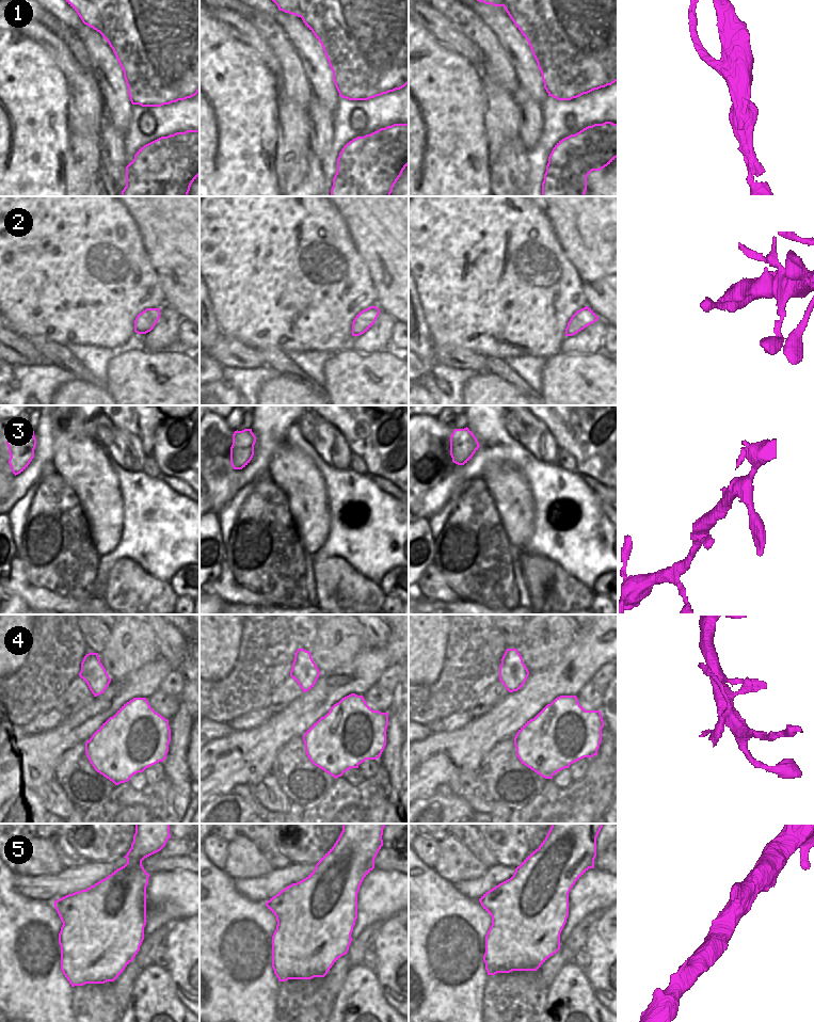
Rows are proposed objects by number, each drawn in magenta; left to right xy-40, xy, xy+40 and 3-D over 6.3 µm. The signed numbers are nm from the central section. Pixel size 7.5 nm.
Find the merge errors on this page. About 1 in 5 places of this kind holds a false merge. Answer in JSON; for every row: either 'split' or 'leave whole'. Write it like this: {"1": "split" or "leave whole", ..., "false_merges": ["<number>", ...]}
{"1": "split", "2": "leave whole", "3": "leave whole", "4": "split", "5": "leave whole", "false_merges": ["1", "4"]}

